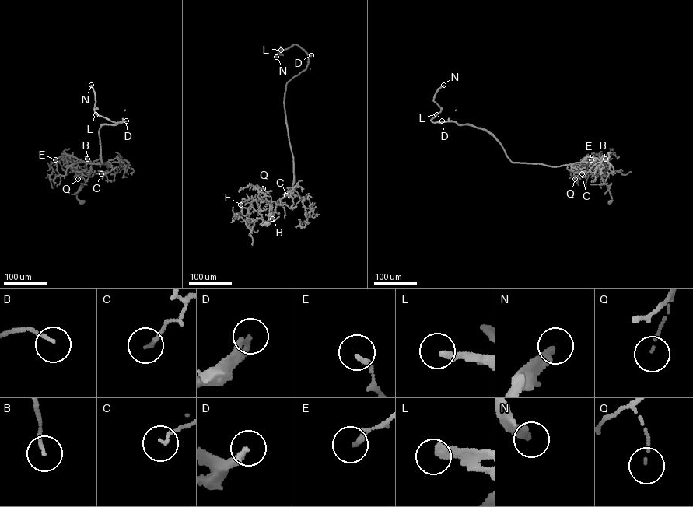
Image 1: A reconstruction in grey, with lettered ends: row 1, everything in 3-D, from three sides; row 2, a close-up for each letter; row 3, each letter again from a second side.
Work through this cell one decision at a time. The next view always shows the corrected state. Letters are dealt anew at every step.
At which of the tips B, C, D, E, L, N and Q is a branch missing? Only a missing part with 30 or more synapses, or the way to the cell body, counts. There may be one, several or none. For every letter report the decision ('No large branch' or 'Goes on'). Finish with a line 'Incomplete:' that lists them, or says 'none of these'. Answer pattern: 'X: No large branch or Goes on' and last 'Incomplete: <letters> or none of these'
B: No large branch
C: No large branch
D: Goes on
E: No large branch
L: Goes on
N: Goes on
Q: No large branch
Incomplete: D, L, N

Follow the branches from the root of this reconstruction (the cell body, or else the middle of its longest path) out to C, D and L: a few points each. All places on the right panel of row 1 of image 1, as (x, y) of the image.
C: (610, 202), (611, 196), (598, 169), (589, 163), (573, 163), (571, 170), (582, 173)
D: (610, 202), (608, 187), (598, 169), (589, 163), (554, 166), (512, 162), (488, 132), (442, 120)
L: (610, 202), (608, 187), (589, 163), (554, 166), (512, 162), (488, 132), (455, 121), (432, 122), (436, 114)

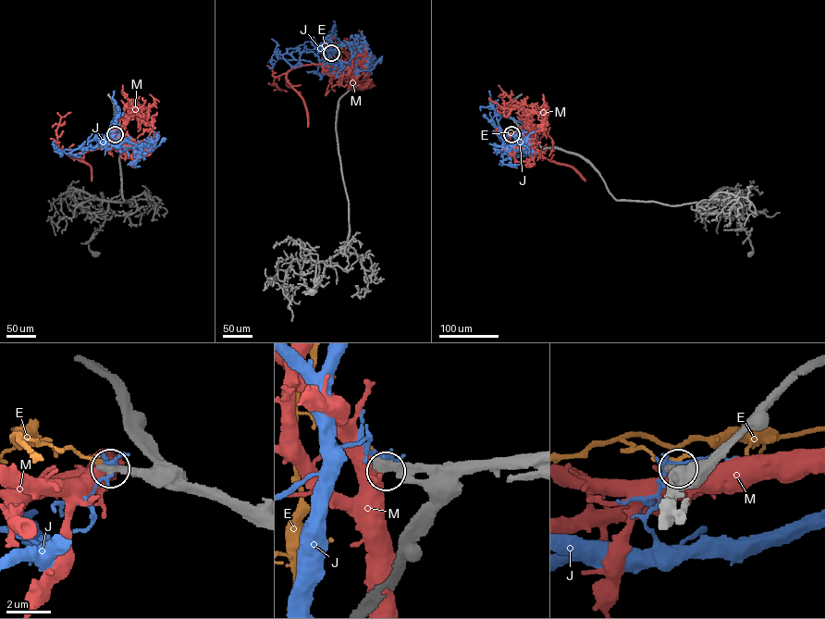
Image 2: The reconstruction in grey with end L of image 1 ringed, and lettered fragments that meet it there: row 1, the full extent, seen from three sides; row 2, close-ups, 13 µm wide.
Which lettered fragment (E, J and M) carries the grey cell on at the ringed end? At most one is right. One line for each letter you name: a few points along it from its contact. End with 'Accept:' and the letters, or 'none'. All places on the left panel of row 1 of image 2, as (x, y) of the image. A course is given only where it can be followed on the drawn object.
Accept: none

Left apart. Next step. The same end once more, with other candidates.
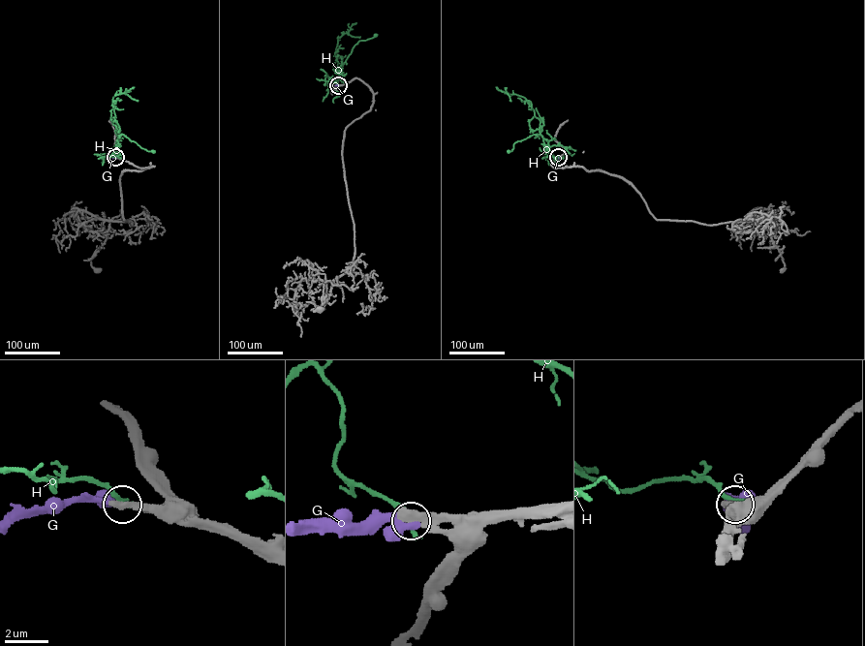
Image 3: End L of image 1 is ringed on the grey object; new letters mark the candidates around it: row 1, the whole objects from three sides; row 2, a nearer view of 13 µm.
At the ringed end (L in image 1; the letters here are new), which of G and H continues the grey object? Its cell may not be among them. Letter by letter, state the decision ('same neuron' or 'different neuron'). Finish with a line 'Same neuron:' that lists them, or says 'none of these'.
G: same neuron
H: different neuron
Same neuron: G

